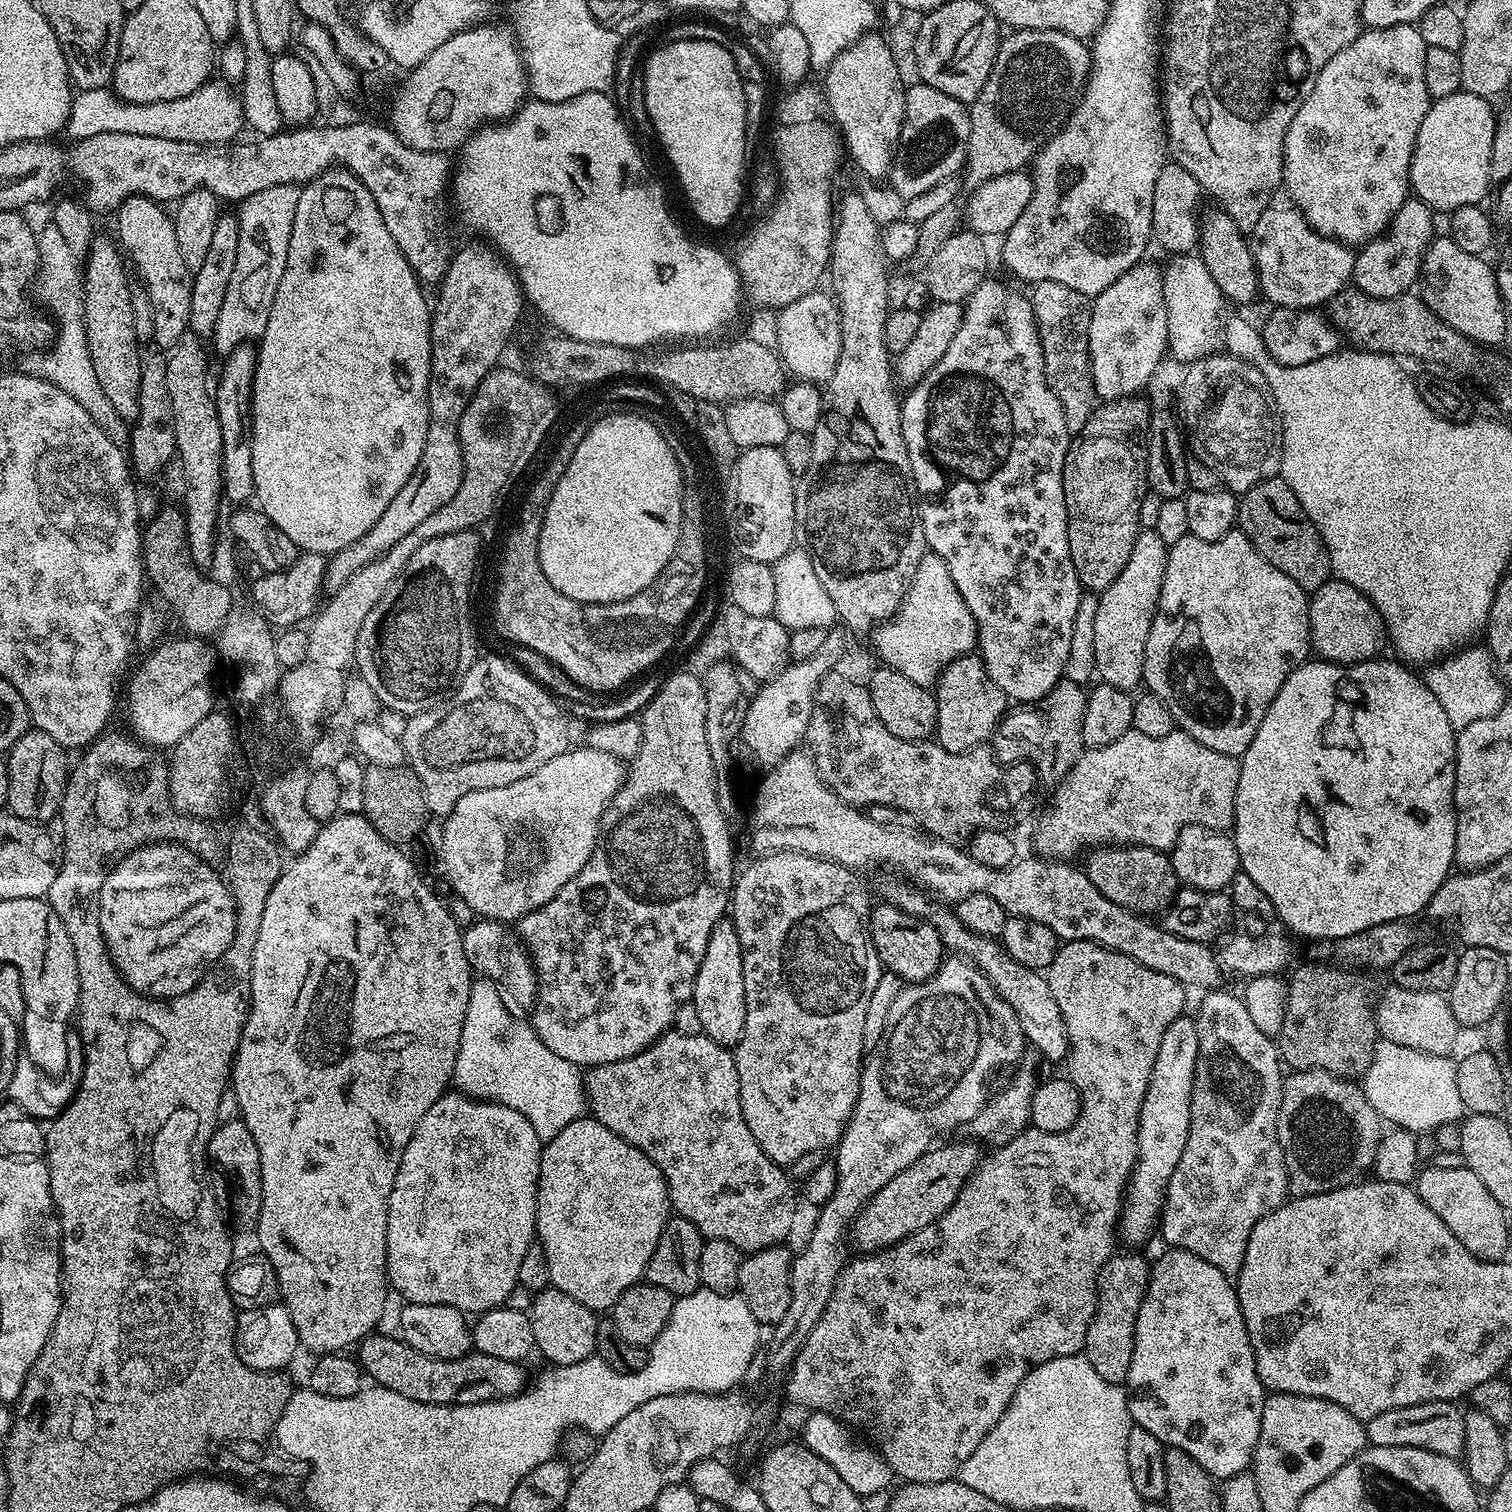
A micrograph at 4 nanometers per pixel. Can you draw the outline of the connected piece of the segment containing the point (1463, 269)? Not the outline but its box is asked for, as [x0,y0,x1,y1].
[1418,238,1508,346]

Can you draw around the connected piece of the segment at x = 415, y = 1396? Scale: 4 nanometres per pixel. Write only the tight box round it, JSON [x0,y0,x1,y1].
[358,1334,530,1404]

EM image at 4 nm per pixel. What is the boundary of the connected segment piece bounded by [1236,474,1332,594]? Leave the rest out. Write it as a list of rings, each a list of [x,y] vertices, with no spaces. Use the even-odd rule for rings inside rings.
[[[1277,474],[1250,486],[1239,497],[1236,506],[1236,518],[1239,531],[1250,538],[1250,542],[1270,562],[1270,566],[1278,566],[1286,578],[1294,578],[1298,586],[1309,594],[1318,590],[1332,576],[1330,554],[1306,510],[1302,510],[1302,502],[1290,490],[1283,476]]]

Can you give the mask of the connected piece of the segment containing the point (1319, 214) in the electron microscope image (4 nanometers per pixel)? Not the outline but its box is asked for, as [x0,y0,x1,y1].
[1282,24,1430,246]

